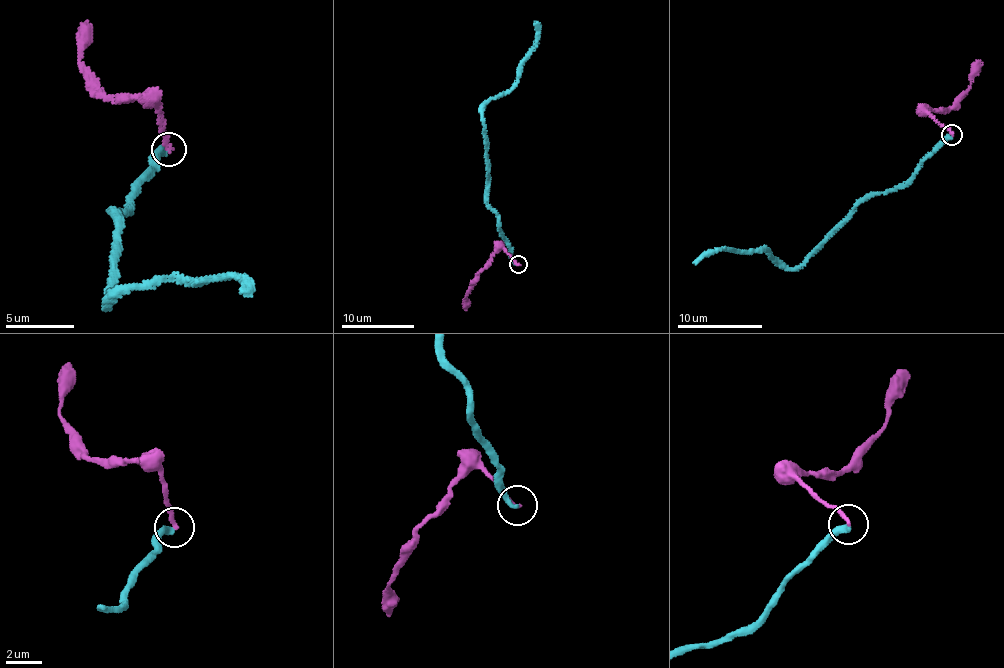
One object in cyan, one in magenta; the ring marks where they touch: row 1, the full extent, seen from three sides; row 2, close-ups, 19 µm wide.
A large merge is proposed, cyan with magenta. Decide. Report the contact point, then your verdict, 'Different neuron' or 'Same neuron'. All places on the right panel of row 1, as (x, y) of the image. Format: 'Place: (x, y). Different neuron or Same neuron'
Place: (952, 134). Different neuron

